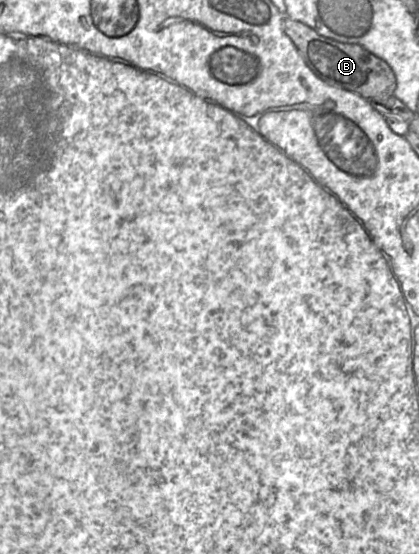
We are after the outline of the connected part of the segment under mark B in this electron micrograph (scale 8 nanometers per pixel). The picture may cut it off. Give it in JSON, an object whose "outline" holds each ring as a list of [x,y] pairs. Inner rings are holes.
{"outline":[[[286,16],[283,26],[285,33],[293,41],[307,66],[327,84],[354,92],[365,99],[389,98],[394,95],[396,77],[393,70],[387,62],[361,45],[326,38],[309,26]]]}

